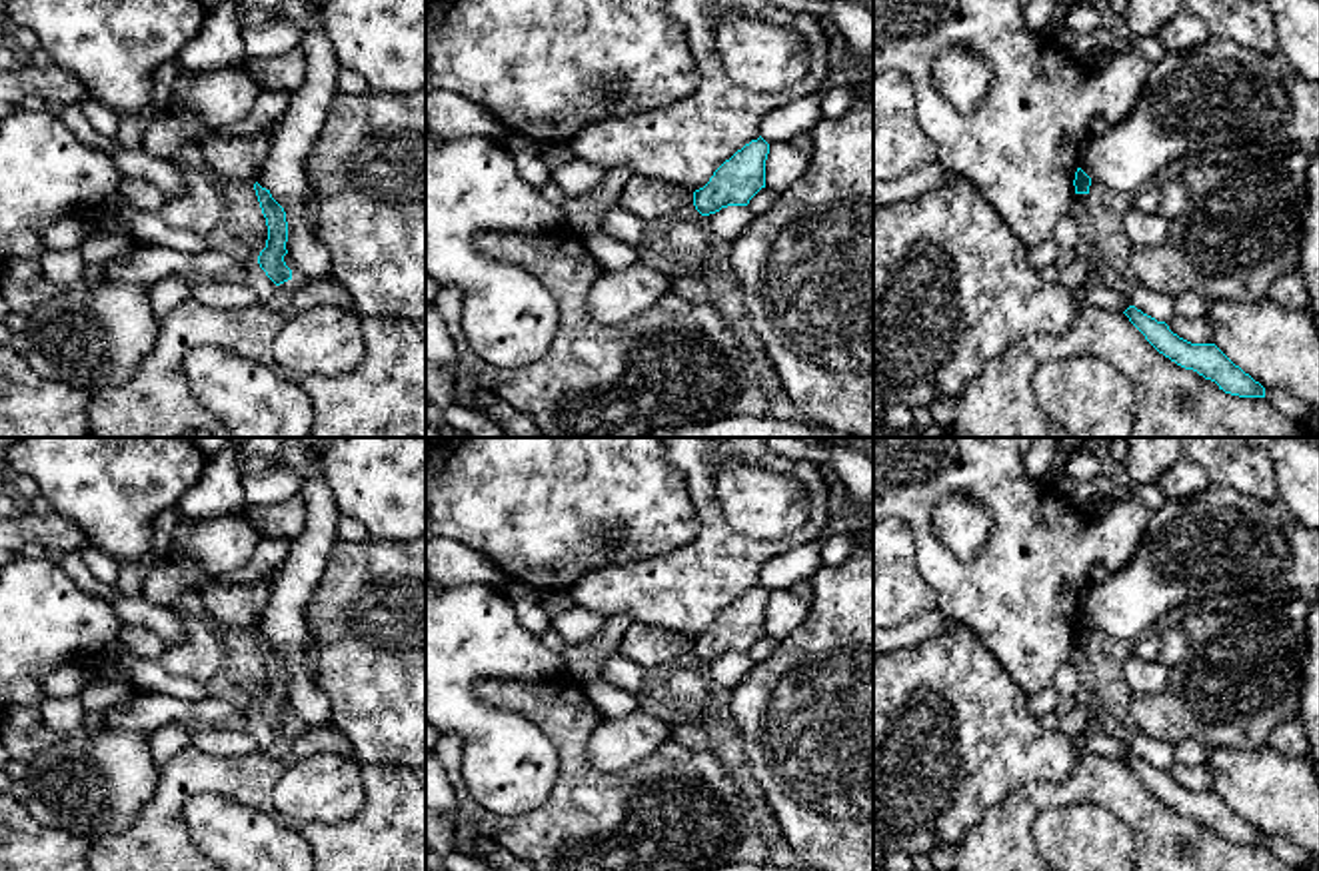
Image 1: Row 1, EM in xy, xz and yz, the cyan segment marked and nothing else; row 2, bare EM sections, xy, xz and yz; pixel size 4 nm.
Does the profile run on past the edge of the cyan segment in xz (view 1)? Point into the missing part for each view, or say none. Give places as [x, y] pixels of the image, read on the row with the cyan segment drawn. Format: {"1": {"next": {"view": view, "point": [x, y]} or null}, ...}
{"1": {"next": null}}

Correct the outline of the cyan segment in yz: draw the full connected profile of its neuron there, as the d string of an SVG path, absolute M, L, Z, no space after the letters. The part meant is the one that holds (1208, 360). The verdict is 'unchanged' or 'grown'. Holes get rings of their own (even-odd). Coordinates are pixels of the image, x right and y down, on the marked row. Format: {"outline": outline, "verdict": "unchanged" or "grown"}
{"outline": "M1129 306L1123 314L1159 354L1177 366L1215 382L1225 394L1265 398L1265 388L1235 366L1215 344L1191 344L1173 334L1165 322L1157 322L1135 306Z", "verdict": "unchanged"}

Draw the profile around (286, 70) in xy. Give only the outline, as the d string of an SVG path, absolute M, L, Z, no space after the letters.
M292 48L276 56L248 58L246 70L262 90L294 94L306 80L306 56L300 48Z

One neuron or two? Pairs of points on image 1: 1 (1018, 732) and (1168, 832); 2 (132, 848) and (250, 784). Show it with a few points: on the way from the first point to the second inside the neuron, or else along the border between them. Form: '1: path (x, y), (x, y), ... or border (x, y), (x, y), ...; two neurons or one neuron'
1: border (1080, 752), (1064, 780), (1028, 784); two neurons
2: path (164, 814), (182, 780), (216, 780); one neuron

